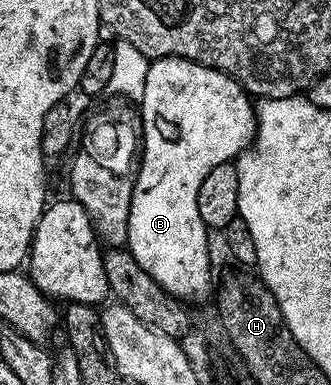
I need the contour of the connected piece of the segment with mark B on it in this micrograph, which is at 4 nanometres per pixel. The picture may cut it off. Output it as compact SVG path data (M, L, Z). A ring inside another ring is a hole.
M154 59L148 64L143 97L139 101L139 162L133 180L131 213L127 221L127 249L135 257L135 261L139 261L139 265L143 265L143 269L147 269L147 273L151 273L151 277L155 277L155 281L159 281L159 285L163 285L163 289L167 289L167 293L171 293L176 299L180 299L186 304L194 305L193 303L207 298L208 295L210 298L215 287L215 275L213 279L213 271L209 268L209 235L211 235L211 231L205 226L203 217L199 217L199 185L203 185L203 177L207 177L207 173L215 165L234 162L241 152L252 144L253 136L256 134L257 112L254 100L249 92L243 90L227 73L204 67L195 61L186 59Z

